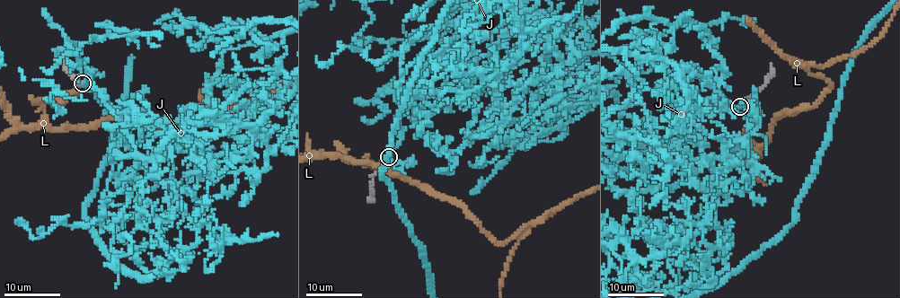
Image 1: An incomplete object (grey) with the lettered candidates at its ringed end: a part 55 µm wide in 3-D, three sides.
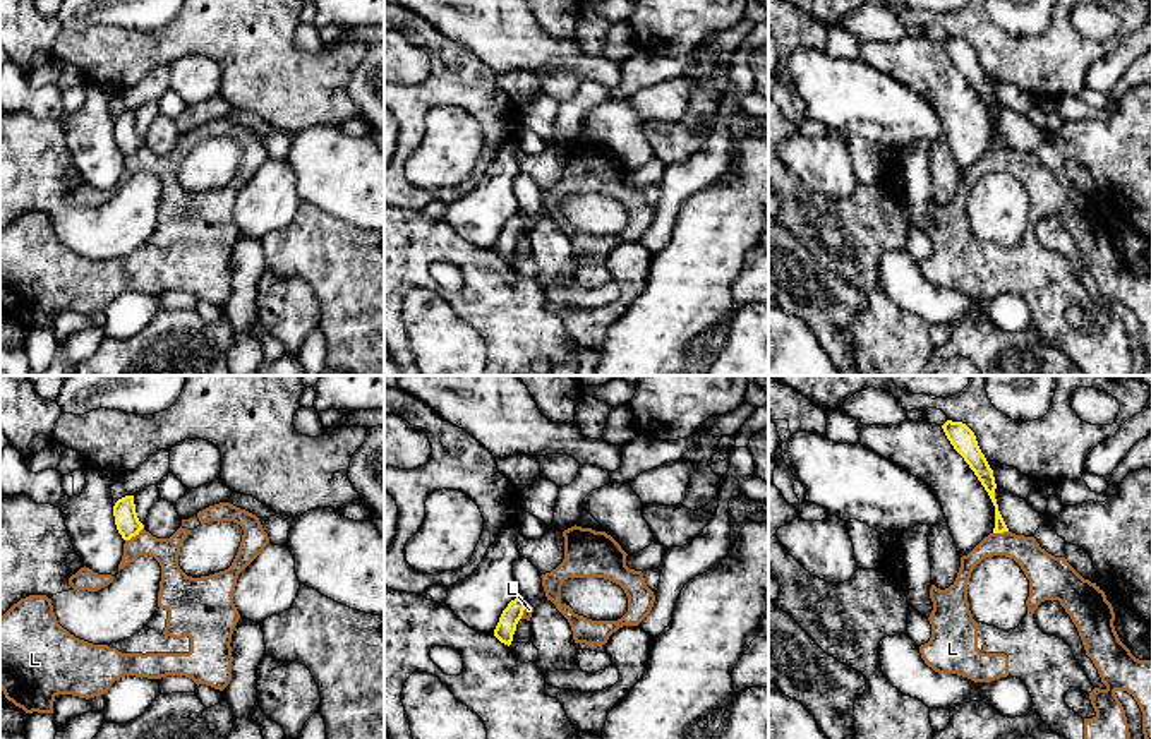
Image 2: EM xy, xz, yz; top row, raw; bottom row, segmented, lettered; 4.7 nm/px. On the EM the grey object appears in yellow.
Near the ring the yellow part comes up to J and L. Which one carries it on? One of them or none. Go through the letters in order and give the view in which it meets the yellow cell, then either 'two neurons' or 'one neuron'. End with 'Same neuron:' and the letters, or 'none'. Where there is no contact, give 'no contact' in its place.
J: no contact; one neuron
L: contact in xy; two neurons
Same neuron: J

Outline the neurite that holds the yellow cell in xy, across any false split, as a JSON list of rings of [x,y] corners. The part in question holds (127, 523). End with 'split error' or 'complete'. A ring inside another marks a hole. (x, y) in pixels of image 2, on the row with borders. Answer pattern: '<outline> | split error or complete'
[[[134,496],[118,499],[113,506],[113,516],[124,540],[130,540],[144,528],[136,513]]] | complete

